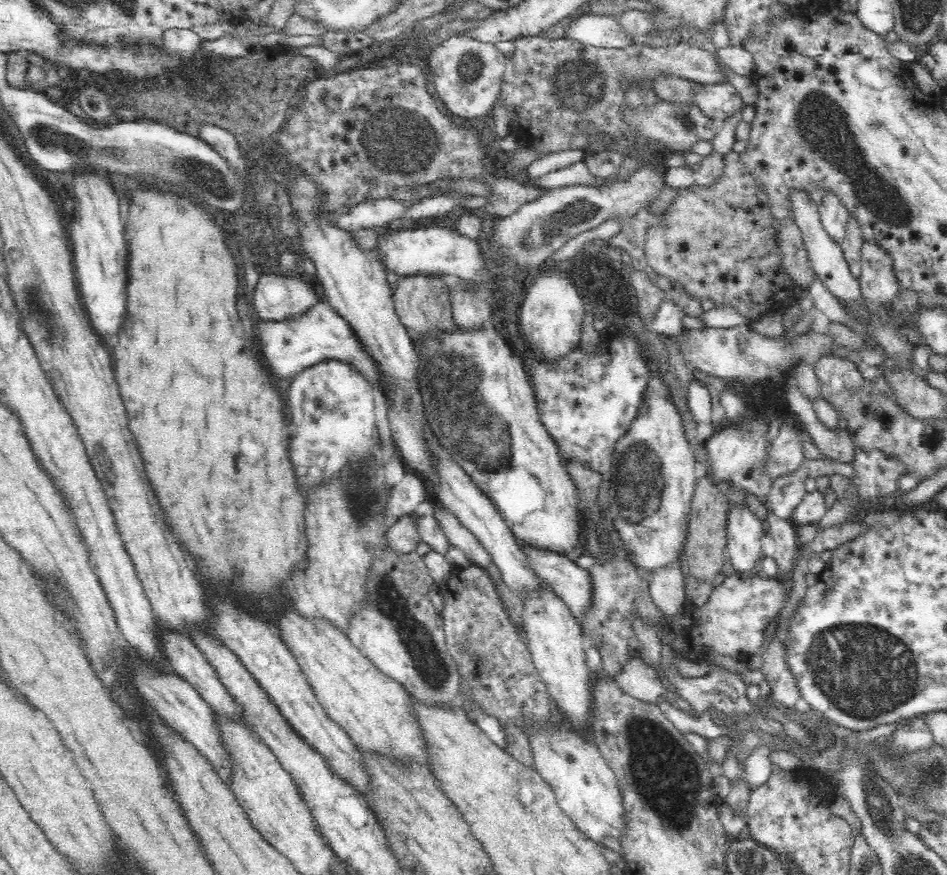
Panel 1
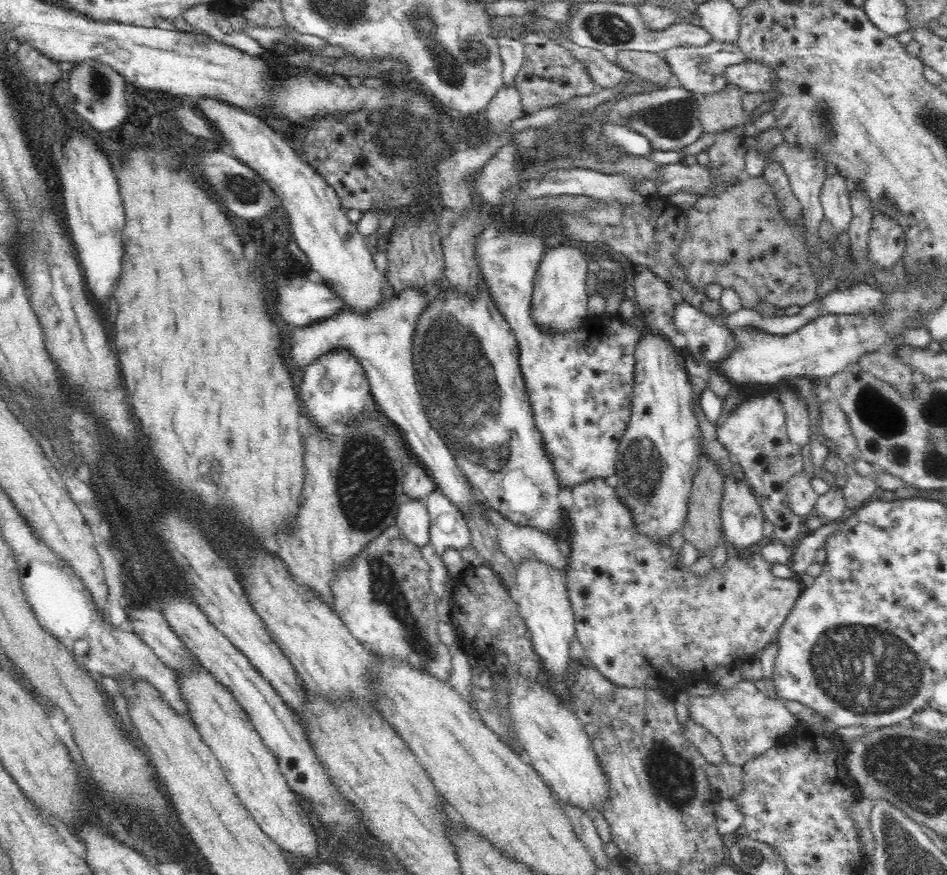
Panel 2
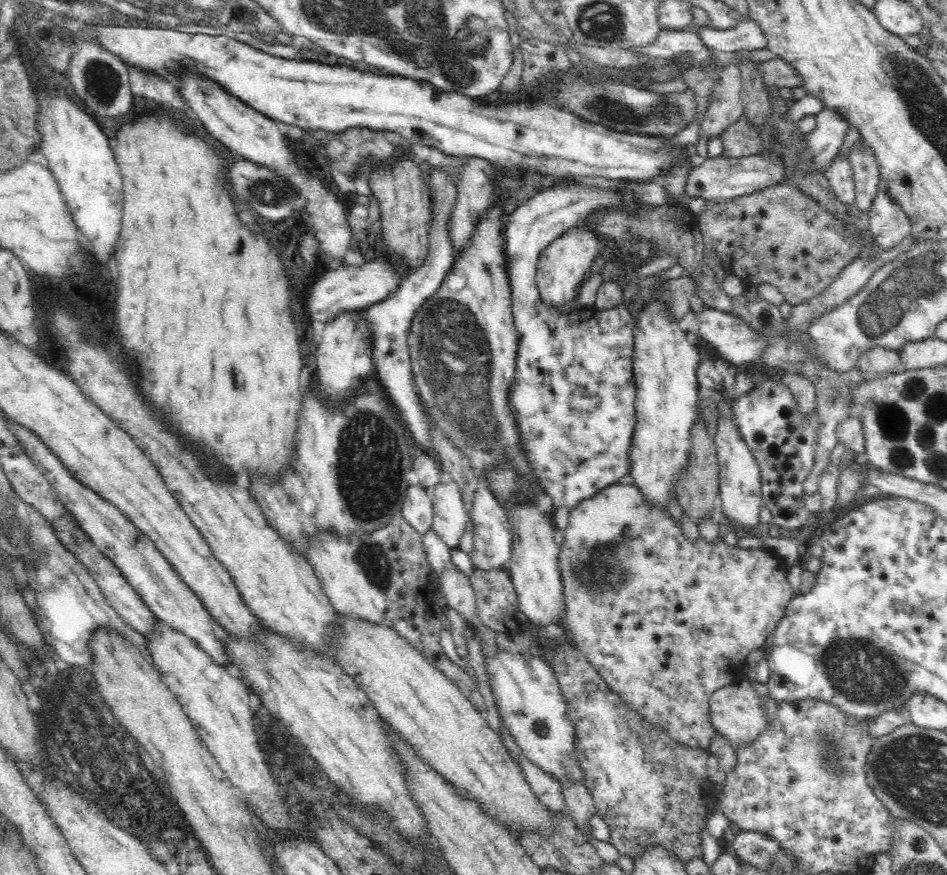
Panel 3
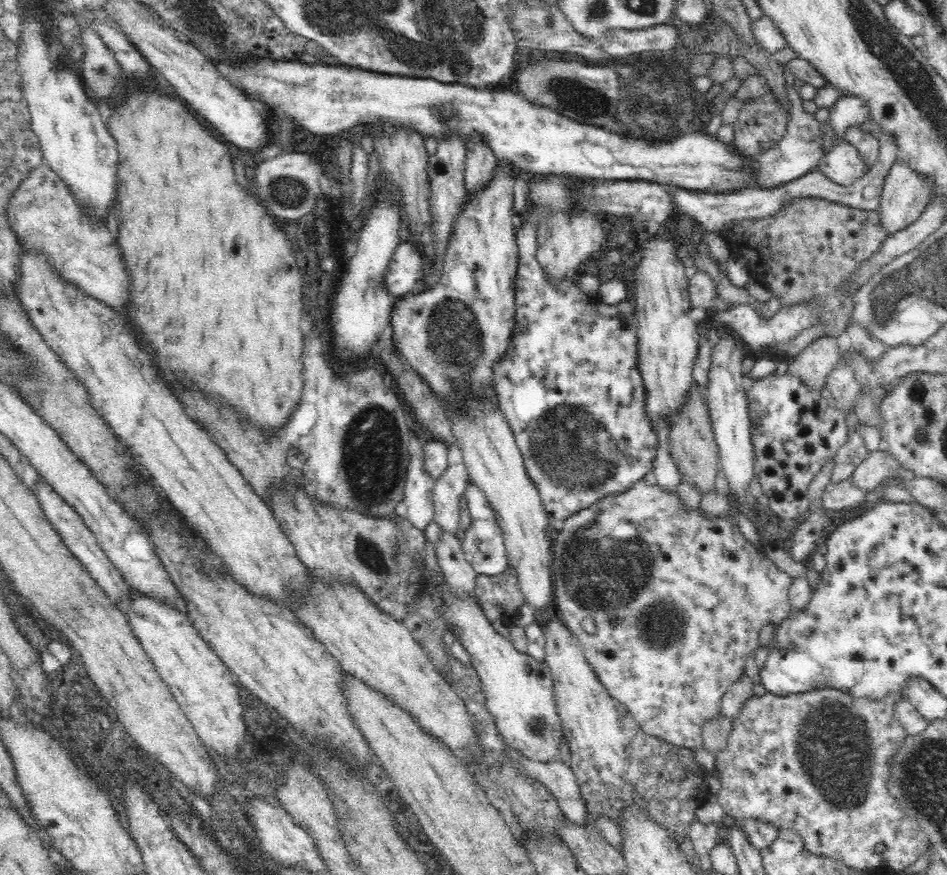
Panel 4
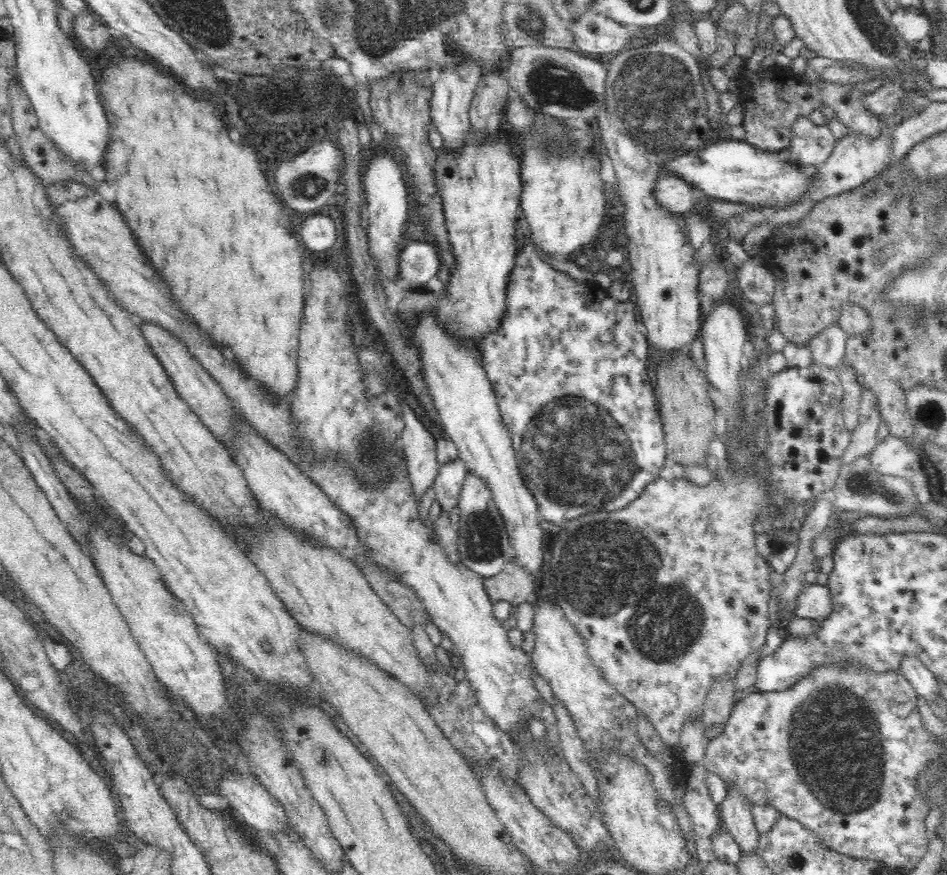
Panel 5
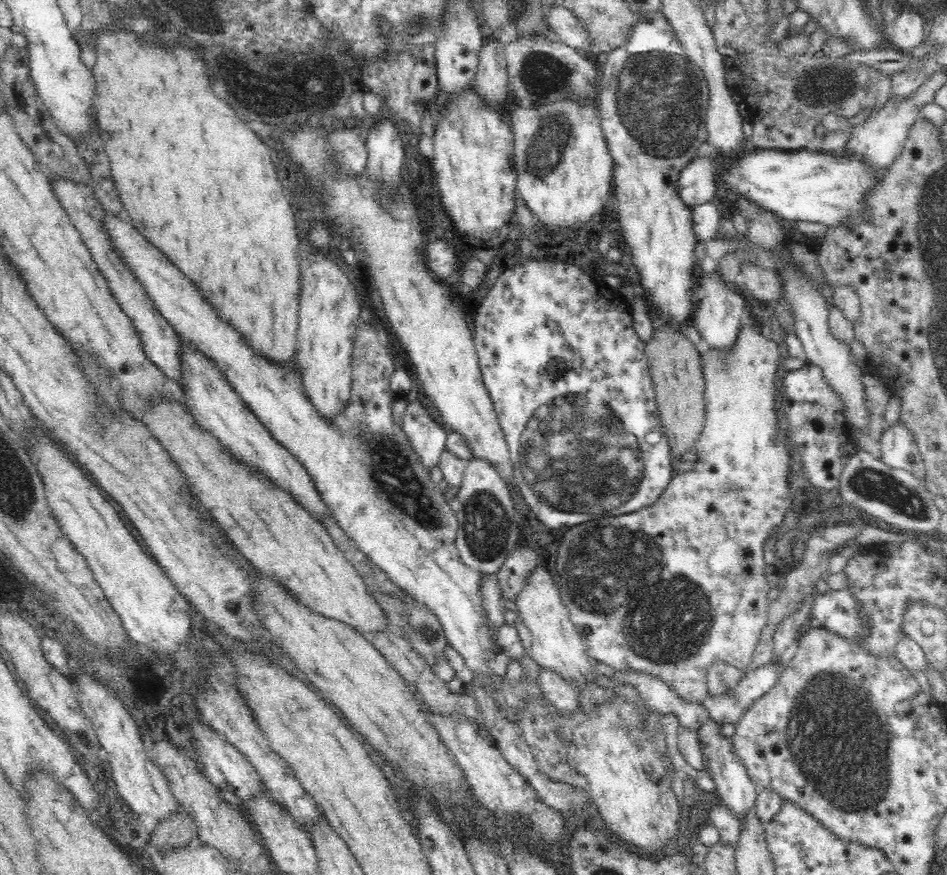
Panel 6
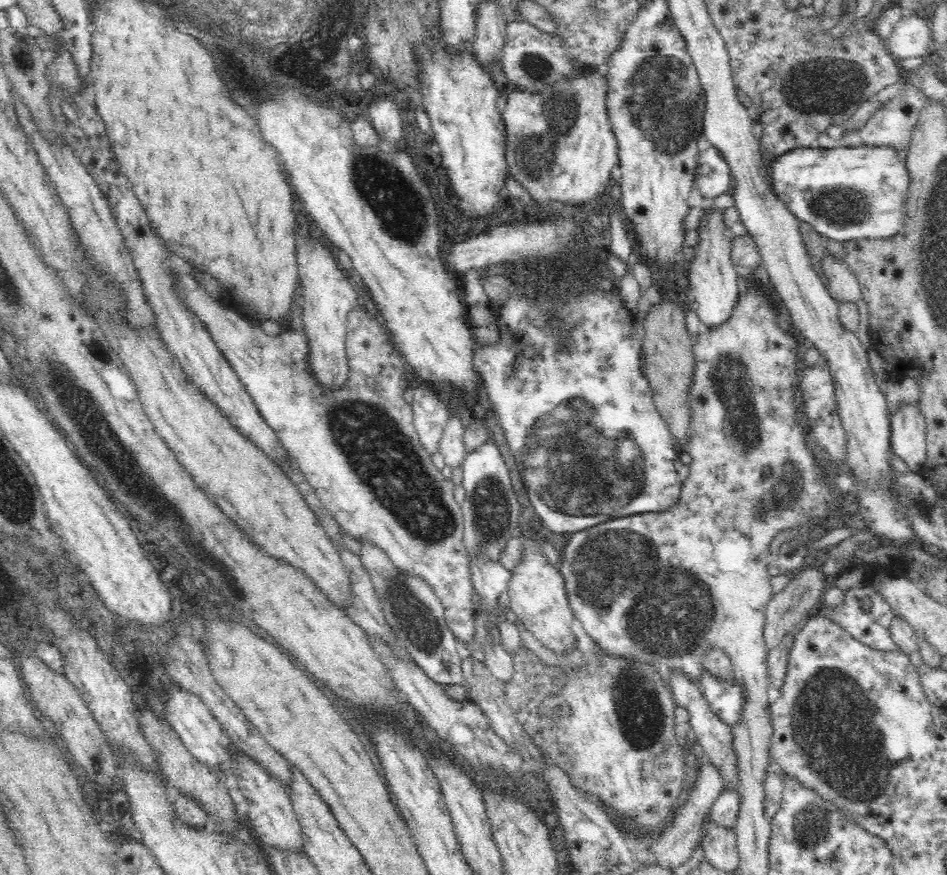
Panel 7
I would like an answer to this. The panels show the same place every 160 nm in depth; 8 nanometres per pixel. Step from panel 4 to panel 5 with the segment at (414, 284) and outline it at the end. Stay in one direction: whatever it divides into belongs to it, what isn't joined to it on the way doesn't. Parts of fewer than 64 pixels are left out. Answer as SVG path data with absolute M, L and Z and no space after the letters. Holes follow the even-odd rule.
M406 240L405 247L401 249L398 263L400 266L400 275L412 284L426 284L430 282L432 278L438 277L440 272L440 264L442 259L438 248L434 244L428 244L428 242L414 242L414 244L408 244Z

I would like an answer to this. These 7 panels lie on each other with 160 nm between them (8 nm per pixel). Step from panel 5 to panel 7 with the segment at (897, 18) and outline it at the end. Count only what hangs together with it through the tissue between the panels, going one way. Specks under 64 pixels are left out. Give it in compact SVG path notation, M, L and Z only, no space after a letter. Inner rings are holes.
M905 13L888 37L891 54L897 60L928 58L931 45L931 28L924 18Z

